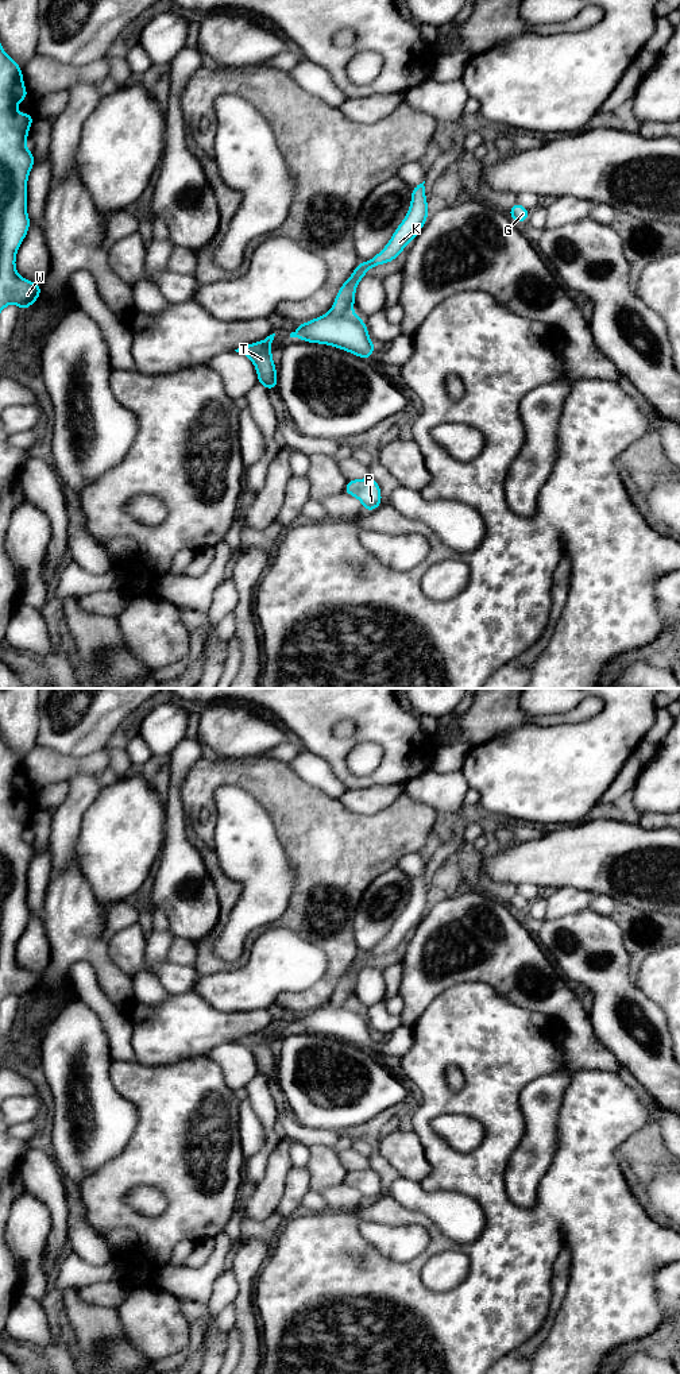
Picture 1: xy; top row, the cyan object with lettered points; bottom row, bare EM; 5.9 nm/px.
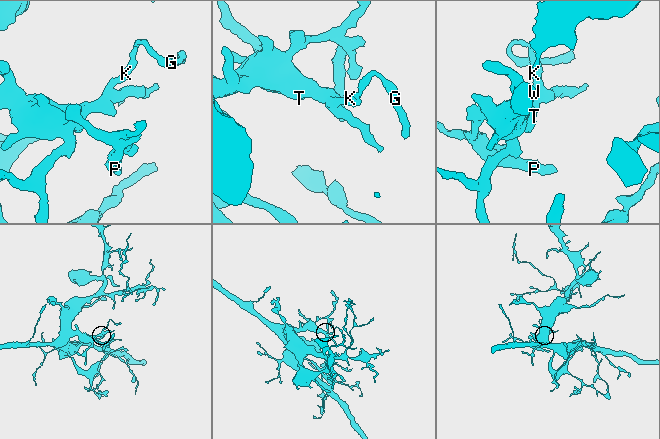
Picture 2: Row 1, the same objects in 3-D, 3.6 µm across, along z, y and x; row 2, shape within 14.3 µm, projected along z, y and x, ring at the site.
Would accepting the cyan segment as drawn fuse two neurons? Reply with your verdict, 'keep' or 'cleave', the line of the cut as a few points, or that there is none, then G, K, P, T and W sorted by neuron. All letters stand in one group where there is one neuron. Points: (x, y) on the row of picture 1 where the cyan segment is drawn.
keep; cut none; groups G K P T W

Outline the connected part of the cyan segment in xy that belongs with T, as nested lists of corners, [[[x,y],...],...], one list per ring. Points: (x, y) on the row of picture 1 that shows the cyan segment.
[[[275,333],[267,336],[264,340],[235,350],[251,359],[256,368],[258,382],[267,390],[277,389],[278,385],[277,366],[271,358],[274,336]]]

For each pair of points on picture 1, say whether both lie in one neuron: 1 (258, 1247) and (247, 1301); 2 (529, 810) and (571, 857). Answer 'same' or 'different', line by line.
1: same
2: different

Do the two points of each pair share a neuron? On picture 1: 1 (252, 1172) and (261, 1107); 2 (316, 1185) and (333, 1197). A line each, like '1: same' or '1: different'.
1: same
2: different

